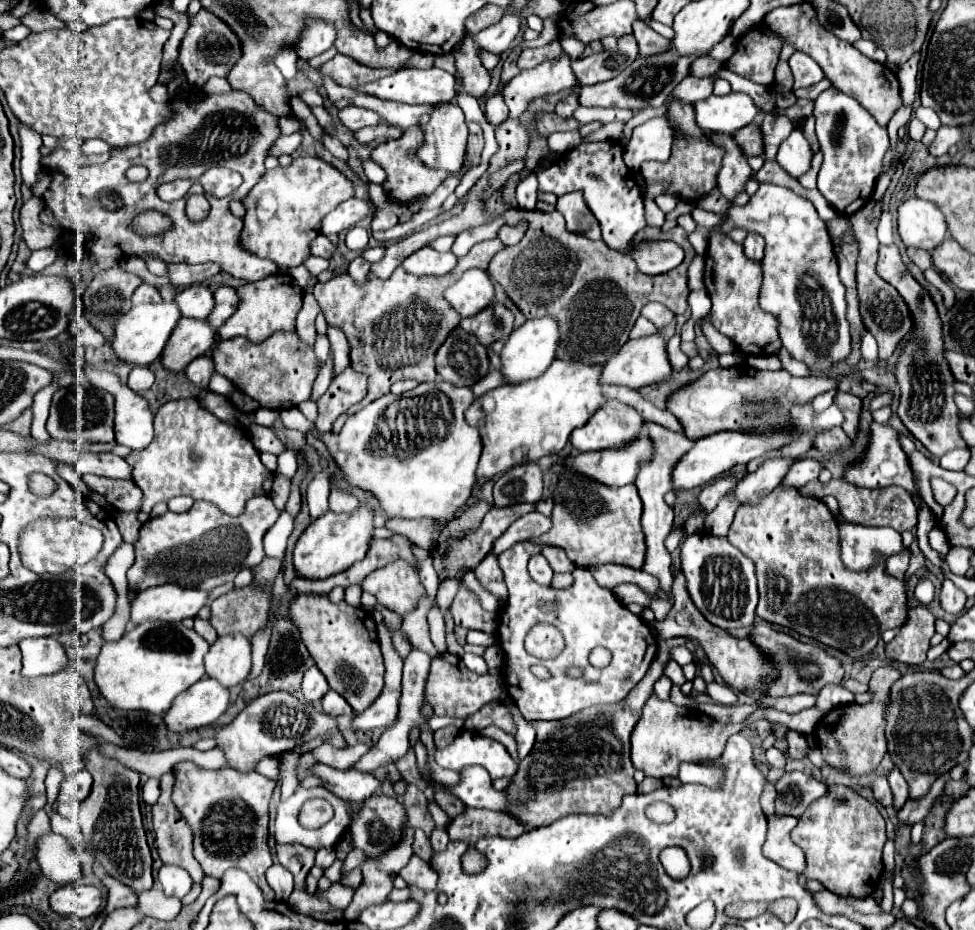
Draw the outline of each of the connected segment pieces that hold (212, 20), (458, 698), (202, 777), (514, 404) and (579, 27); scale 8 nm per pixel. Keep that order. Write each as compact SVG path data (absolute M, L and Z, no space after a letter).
M200 9L196 15L188 15L188 19L190 19L190 27L180 43L178 63L190 87L202 89L208 77L212 75L226 77L228 69L232 69L232 65L236 63L236 57L240 57L240 45L236 45L236 37L232 37L228 25L224 25L218 17L212 17L212 13L208 13L206 9Z
M446 651L446 653L440 653L432 661L432 673L430 673L430 679L426 685L426 699L434 707L436 715L450 715L450 717L466 719L472 713L476 713L478 709L482 709L486 703L504 699L506 697L504 683L504 679L500 679L500 675L472 673L470 669L466 669L466 665L462 663L460 657Z
M190 761L178 763L174 767L174 777L176 777L176 785L174 785L172 799L194 831L194 857L202 865L202 871L212 877L222 877L226 869L240 867L260 885L264 899L274 901L272 887L266 883L264 873L272 865L272 857L270 857L270 849L268 849L268 803L270 803L268 799L272 797L276 783L256 771L246 773L246 775L236 773L234 769L212 771L212 769L198 767L196 763L190 763Z
M556 359L540 377L522 381L518 385L502 385L492 389L488 393L488 397L492 397L496 403L492 413L484 413L482 405L476 399L472 407L466 411L466 421L478 427L484 443L484 451L476 471L476 487L480 487L480 483L488 481L494 475L502 475L506 469L514 465L538 461L544 455L560 453L566 447L570 433L576 427L582 427L588 421L588 417L592 417L592 413L608 399L618 399L622 403L632 405L644 421L652 421L662 427L668 427L670 431L684 433L682 423L670 411L658 409L648 397L642 397L640 391L624 385L600 383L602 371L604 365L600 363L588 365L582 361Z
M616 1L610 5L594 7L590 13L578 19L562 17L560 29L564 35L576 35L584 43L602 37L622 37L632 33L632 23L638 21L632 1Z

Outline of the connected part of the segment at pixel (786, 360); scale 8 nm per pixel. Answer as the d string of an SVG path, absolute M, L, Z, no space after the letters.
M784 349L780 351L780 361L782 361L782 367L788 371L788 373L792 373L792 375L796 375L796 377L808 377L810 375L810 369L808 369L808 365L804 365L804 363L800 363L800 361L794 361Z

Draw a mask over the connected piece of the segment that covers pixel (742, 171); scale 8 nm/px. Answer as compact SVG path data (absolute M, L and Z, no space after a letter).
M712 133L710 139L718 147L722 147L726 153L722 159L722 167L718 171L718 187L720 187L720 193L724 193L724 197L728 197L732 201L732 197L736 193L744 191L744 183L750 179L752 169L746 161L746 155L740 149L740 145L732 139L732 135Z

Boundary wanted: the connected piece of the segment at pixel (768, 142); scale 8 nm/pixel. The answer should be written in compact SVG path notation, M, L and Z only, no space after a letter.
M768 111L764 115L762 129L764 129L764 157L774 159L780 143L790 135L794 125L788 117L778 115L776 111Z

